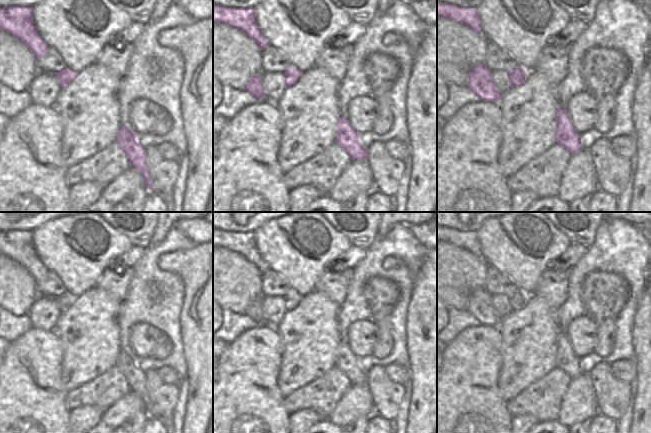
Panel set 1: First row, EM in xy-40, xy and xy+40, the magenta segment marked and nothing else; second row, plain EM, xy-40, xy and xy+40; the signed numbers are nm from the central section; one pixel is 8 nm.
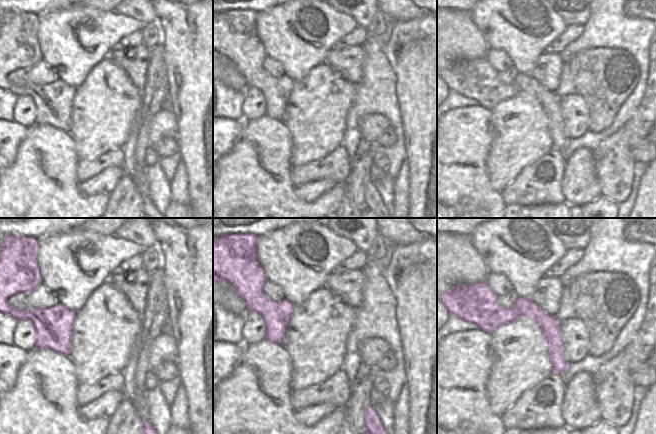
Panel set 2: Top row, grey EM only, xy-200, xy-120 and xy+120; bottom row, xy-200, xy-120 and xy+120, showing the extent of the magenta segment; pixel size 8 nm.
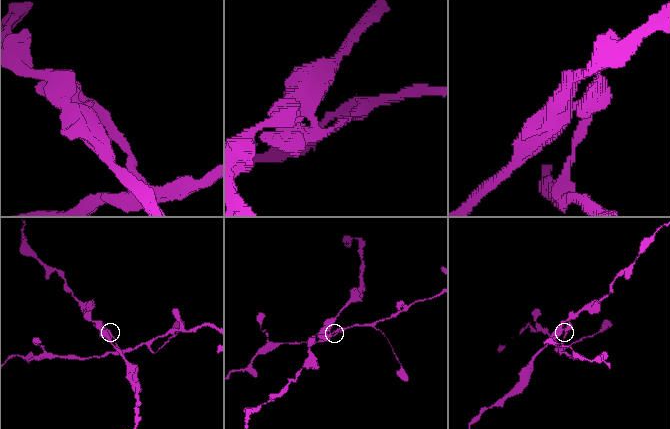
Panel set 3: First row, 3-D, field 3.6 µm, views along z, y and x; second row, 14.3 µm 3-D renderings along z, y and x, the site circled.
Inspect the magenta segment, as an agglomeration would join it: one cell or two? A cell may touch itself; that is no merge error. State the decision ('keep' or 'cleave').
cleave

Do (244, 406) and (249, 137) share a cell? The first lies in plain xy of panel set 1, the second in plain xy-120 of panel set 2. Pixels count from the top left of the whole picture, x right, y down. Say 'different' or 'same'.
same

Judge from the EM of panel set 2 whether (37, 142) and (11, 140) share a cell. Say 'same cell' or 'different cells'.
different cells

